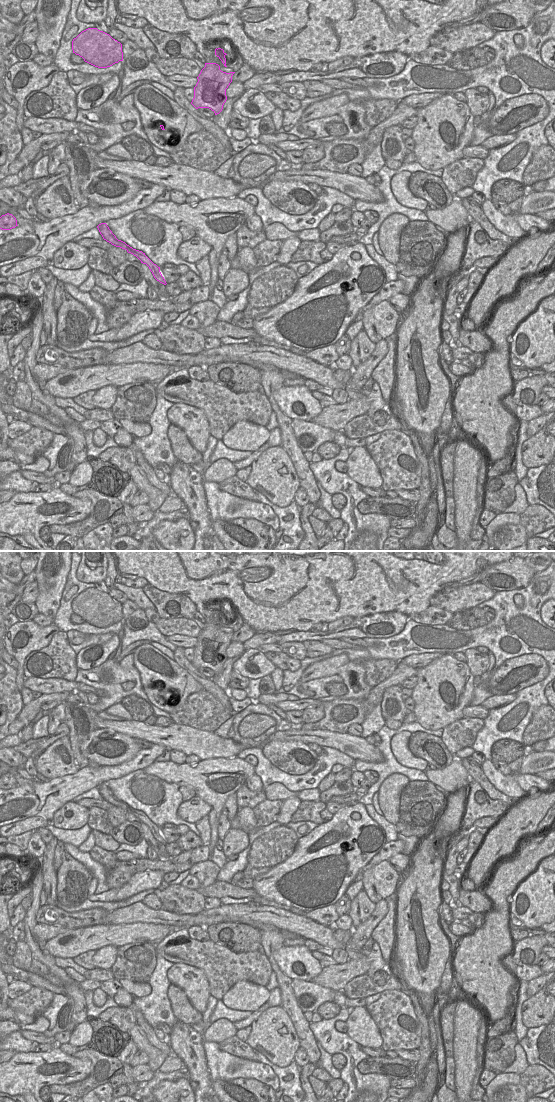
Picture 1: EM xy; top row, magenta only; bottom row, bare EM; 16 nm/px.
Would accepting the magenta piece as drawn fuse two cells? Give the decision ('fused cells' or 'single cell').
fused cells

